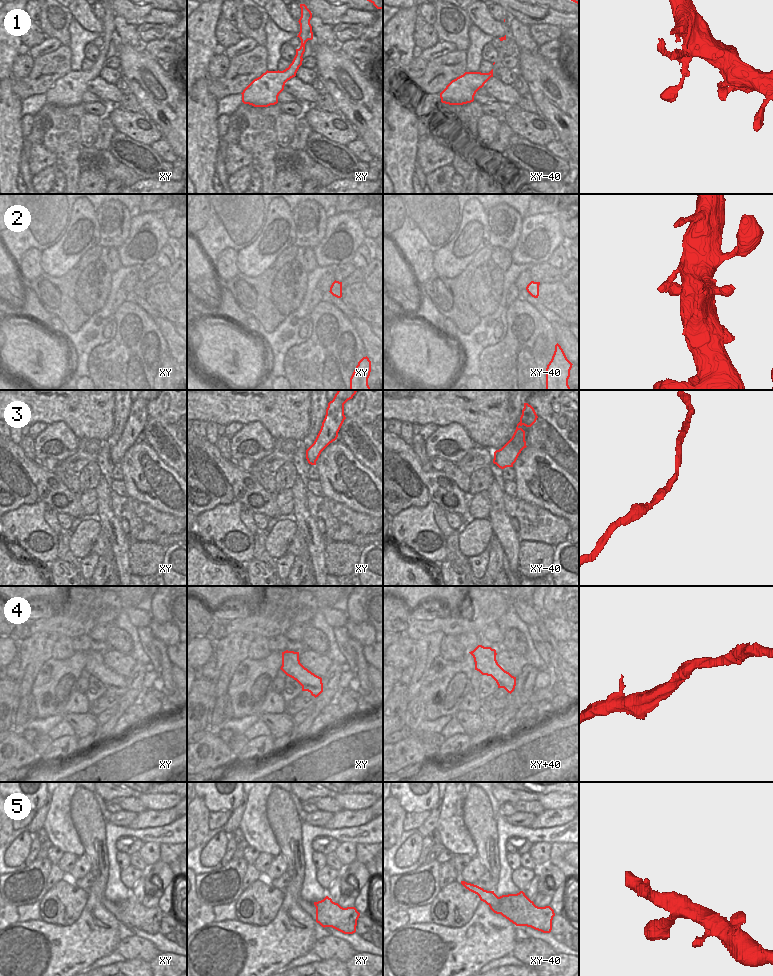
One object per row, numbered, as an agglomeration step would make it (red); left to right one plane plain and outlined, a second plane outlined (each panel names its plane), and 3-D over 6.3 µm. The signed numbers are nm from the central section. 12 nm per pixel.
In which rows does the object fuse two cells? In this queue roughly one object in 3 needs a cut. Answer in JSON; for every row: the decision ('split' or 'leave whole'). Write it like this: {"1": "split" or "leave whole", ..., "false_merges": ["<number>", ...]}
{"1": "leave whole", "2": "leave whole", "3": "leave whole", "4": "leave whole", "5": "leave whole", "false_merges": []}

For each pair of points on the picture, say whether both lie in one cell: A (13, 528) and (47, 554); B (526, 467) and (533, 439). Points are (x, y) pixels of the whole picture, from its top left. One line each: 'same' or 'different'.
A: same
B: different

